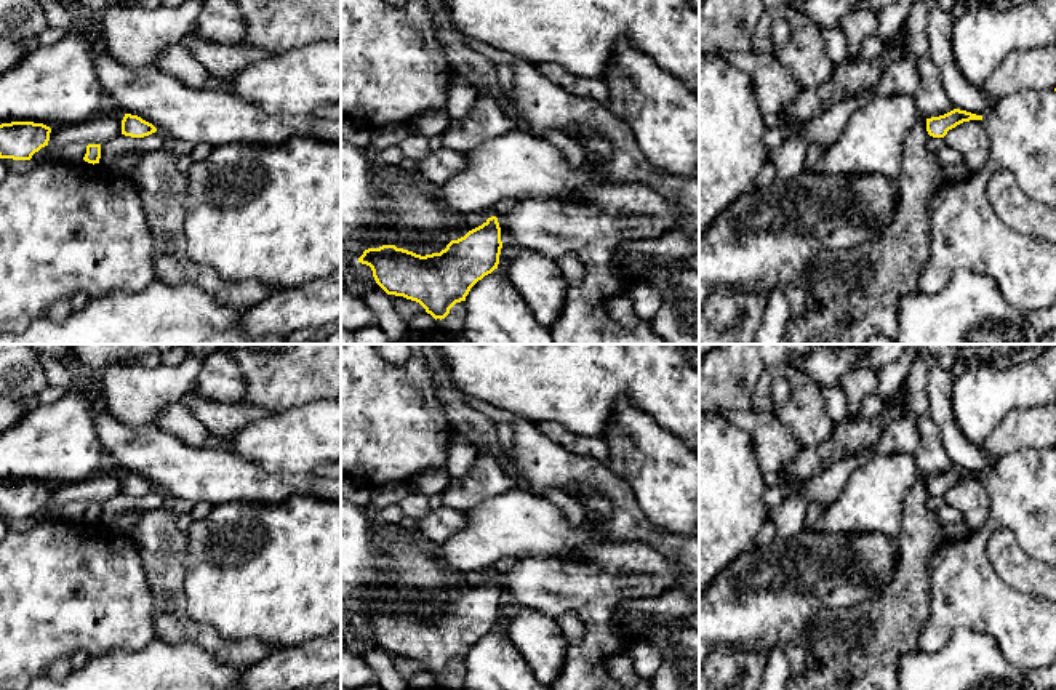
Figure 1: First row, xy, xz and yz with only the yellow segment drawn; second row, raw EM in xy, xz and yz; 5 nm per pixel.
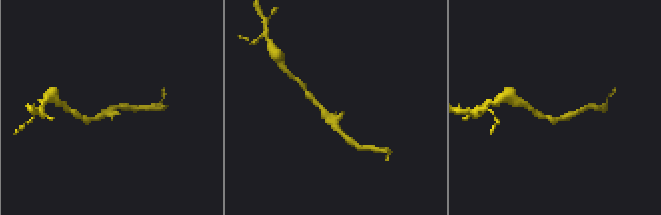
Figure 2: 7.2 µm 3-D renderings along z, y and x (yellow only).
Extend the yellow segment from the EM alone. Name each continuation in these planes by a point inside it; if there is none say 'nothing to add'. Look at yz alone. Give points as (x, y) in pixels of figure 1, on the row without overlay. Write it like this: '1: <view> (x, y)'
nothing to add

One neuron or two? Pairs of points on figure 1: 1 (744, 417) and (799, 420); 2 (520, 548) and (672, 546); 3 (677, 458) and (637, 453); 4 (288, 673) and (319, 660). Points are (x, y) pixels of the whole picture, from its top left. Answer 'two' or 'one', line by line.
1: two
2: two
3: one
4: one

